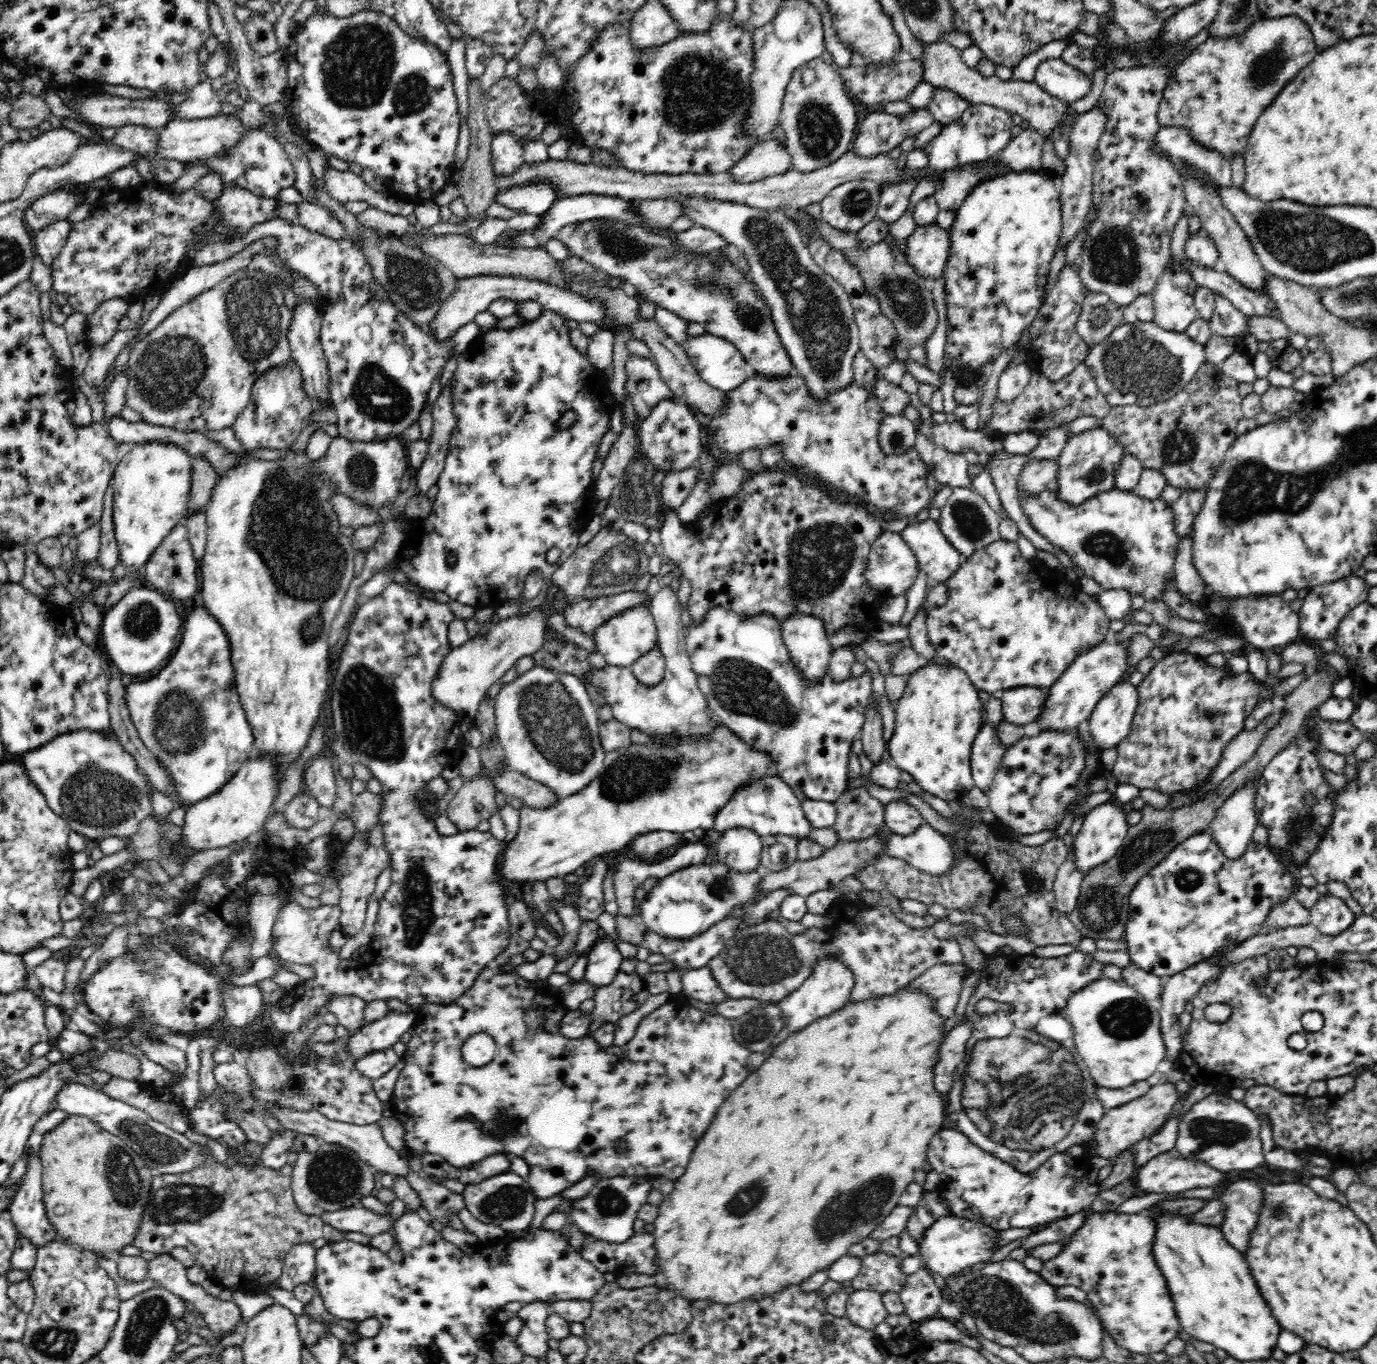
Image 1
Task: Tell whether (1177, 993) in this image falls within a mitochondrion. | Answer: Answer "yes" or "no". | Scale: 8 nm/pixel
no

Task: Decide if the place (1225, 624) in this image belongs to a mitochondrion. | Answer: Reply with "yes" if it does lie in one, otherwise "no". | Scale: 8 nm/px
no

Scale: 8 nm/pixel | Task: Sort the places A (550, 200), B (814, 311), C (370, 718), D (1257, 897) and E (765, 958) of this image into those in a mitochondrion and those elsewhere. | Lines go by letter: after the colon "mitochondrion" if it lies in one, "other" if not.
A: other
B: mitochondrion
C: mitochondrion
D: other
E: mitochondrion

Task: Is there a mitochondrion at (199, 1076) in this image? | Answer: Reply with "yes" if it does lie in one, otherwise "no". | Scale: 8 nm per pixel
no

